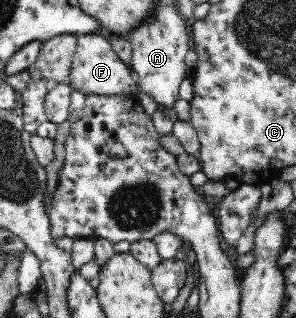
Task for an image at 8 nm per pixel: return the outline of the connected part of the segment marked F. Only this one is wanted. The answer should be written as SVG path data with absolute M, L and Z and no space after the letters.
M96 34L76 35L76 51L72 62L71 74L68 77L72 90L77 89L86 95L135 93L137 81L128 72L128 68L118 59L109 40Z

